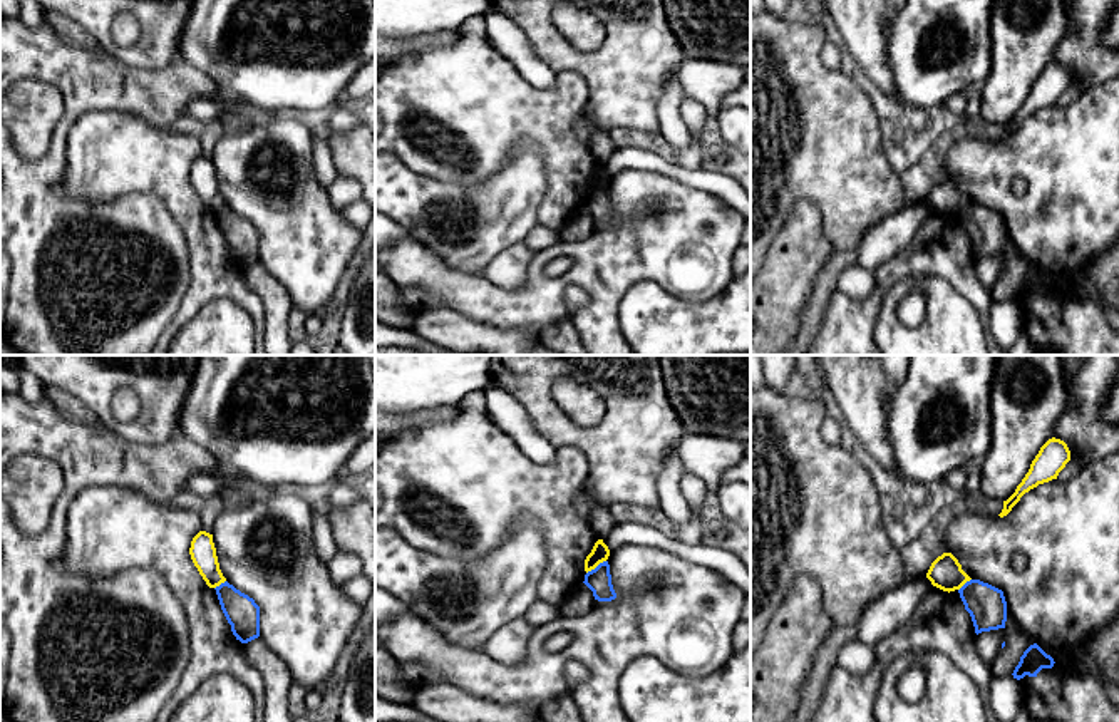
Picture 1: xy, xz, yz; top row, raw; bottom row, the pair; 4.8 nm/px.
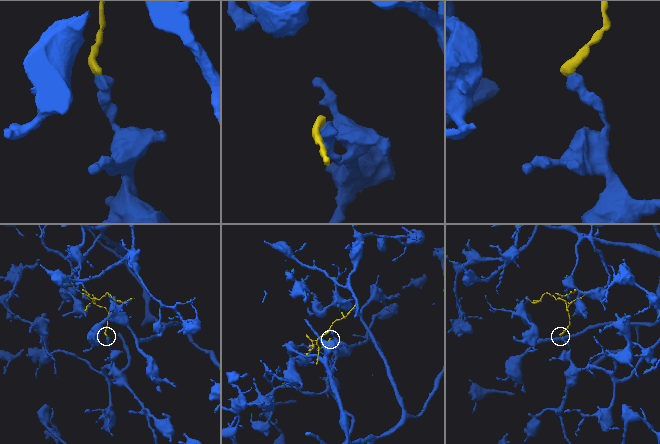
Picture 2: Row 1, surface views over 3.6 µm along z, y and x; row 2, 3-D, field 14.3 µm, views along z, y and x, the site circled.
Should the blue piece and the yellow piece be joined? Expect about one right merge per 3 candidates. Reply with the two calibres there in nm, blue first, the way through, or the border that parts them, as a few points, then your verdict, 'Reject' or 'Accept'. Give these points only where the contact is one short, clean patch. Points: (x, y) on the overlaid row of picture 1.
Thickness 120 nm (blue) against 90 nm. Boundary: xz (605, 560), (587, 573). Reject

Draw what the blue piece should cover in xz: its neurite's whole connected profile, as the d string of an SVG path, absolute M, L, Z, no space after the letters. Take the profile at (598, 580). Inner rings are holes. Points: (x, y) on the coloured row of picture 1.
M603 561L595 570L588 571L583 583L593 591L593 596L598 601L611 601L616 598L608 561Z

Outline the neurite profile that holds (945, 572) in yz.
M943 553L941 556L938 556L931 563L926 578L931 581L933 586L948 593L960 590L967 581L972 580L962 570L962 565L951 553Z

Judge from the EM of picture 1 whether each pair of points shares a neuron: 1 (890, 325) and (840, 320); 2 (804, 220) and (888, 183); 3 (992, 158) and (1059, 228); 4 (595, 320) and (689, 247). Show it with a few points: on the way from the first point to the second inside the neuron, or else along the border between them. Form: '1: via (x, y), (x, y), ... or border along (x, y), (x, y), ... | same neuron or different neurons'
1: border along (890, 287), (881, 302), (873, 337) | different neurons
2: border along (796, 200), (814, 205), (821, 233), (835, 248) | different neurons
3: via (990, 181), (1026, 216), (1036, 221) | same neuron
4: via (607, 293), (654, 247), (662, 247) | same neuron

